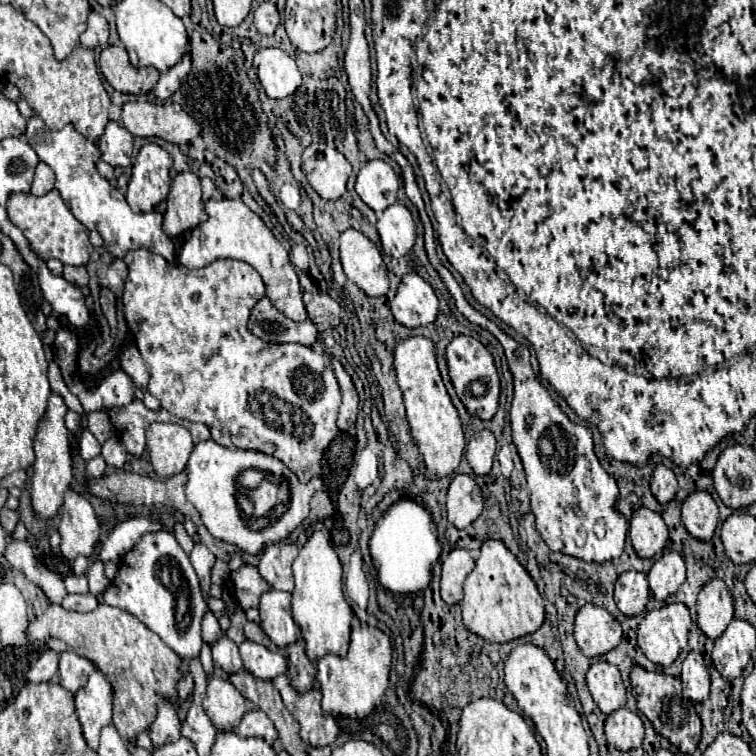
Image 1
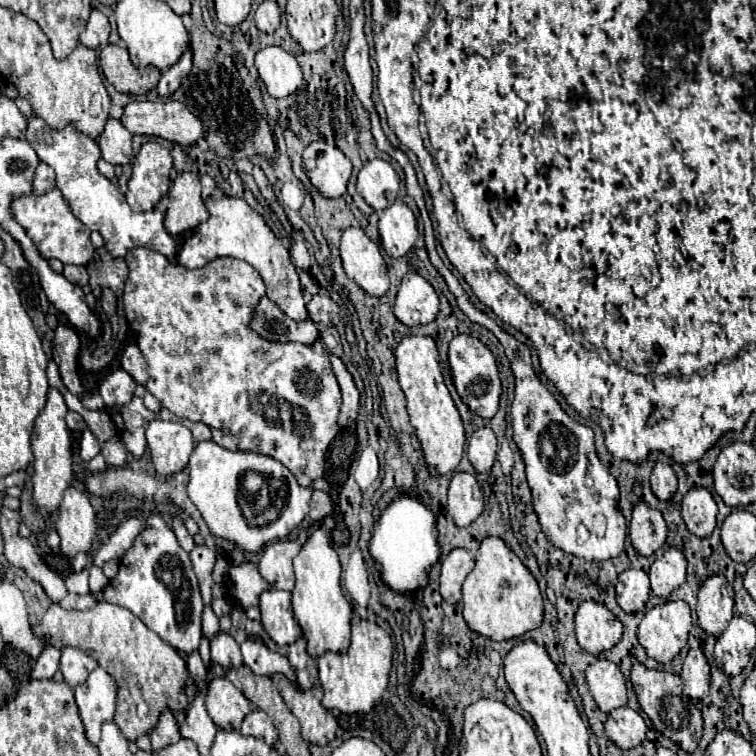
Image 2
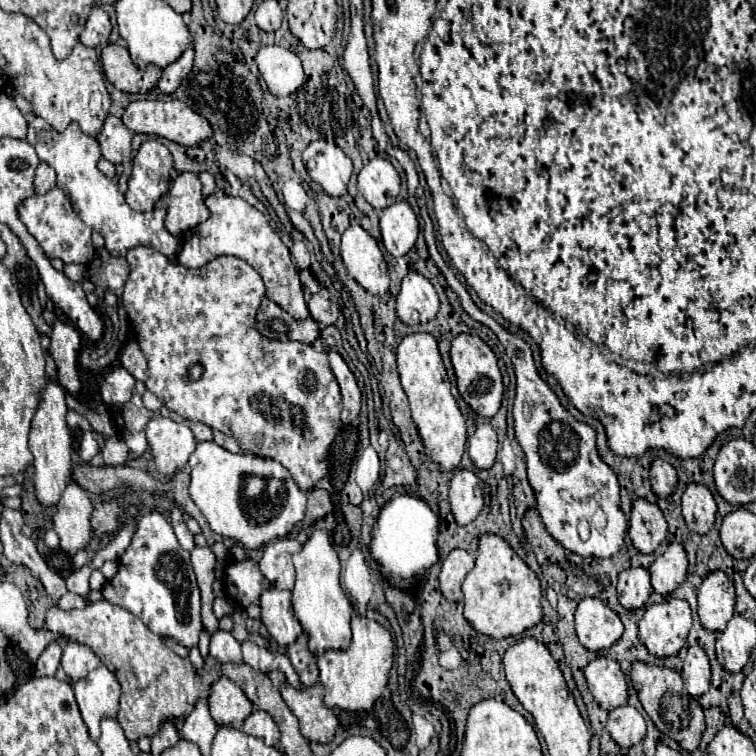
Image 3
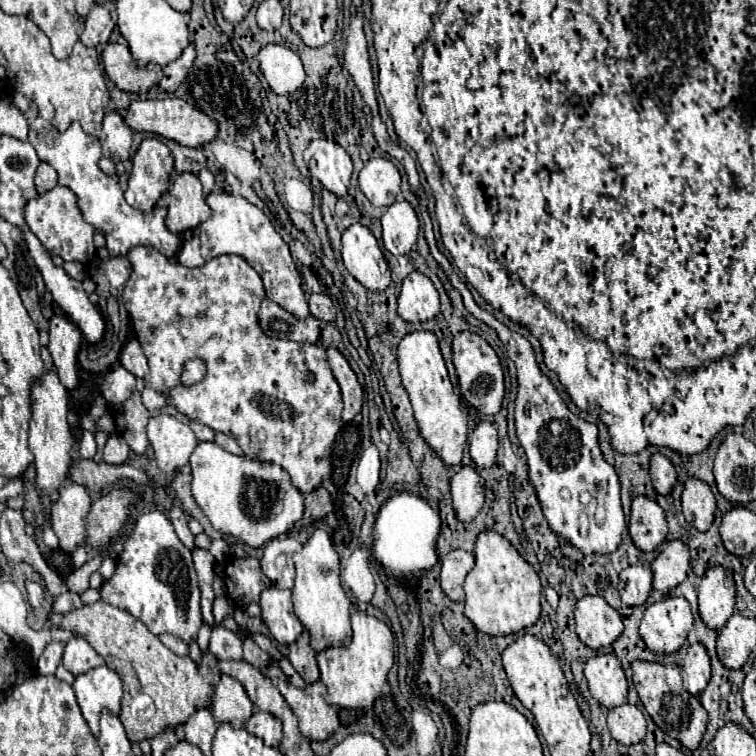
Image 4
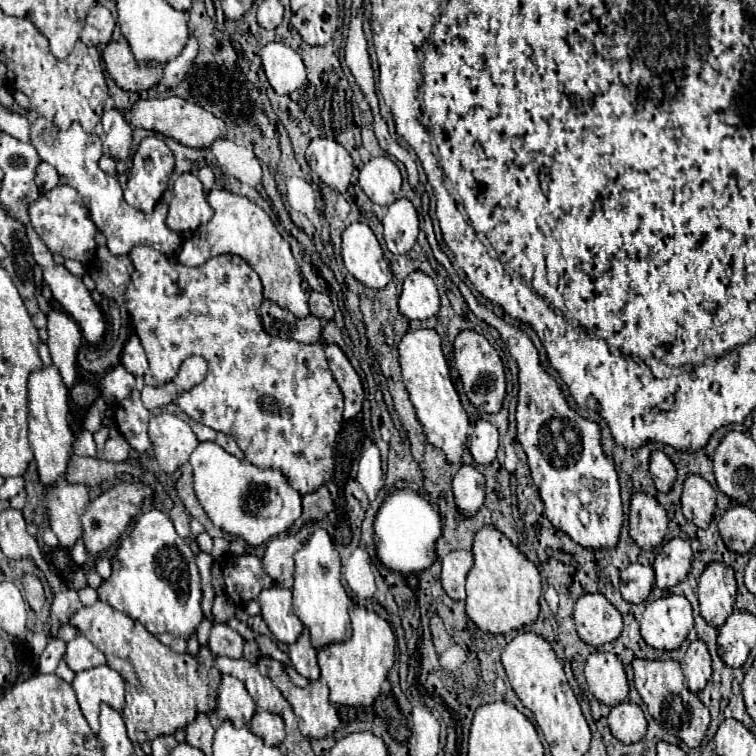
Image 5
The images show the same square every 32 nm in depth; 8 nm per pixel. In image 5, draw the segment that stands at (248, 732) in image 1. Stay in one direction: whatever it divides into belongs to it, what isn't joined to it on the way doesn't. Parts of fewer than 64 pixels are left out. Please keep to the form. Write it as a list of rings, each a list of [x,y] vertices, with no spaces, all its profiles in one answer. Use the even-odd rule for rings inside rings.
[[[258,710],[250,722],[250,730],[258,734],[268,746],[280,746],[286,740],[284,720],[274,712]]]

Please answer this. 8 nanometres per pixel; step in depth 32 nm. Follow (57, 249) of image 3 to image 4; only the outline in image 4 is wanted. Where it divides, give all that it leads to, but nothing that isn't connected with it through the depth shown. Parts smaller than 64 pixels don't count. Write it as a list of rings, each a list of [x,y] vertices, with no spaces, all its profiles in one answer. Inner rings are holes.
[[[56,186],[50,192],[38,196],[36,200],[30,200],[26,208],[26,222],[52,256],[58,254],[64,260],[74,260],[80,264],[88,264],[88,260],[92,260],[96,252],[94,240],[92,240],[94,226],[84,220],[82,210],[78,208],[78,198],[70,188]]]

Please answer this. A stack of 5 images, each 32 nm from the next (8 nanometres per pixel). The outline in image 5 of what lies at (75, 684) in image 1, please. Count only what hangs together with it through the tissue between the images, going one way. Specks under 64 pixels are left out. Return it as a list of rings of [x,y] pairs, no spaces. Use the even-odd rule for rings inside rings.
[[[78,634],[74,640],[68,642],[66,648],[66,662],[74,672],[82,672],[100,664],[106,664],[106,656],[98,650],[84,634]]]

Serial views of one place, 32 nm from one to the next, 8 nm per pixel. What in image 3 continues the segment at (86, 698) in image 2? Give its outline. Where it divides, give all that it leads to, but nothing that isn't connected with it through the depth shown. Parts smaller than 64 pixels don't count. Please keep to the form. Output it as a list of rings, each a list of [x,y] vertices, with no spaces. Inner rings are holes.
[[[98,666],[88,672],[86,678],[80,678],[74,686],[76,702],[80,706],[82,718],[90,730],[92,740],[100,738],[100,718],[116,716],[120,704],[120,682],[106,668]]]

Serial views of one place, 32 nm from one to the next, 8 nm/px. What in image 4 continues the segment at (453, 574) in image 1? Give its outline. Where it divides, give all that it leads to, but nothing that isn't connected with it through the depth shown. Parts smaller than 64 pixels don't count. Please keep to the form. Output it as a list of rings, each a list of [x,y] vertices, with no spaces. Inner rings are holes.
[[[452,550],[442,558],[442,590],[450,600],[464,600],[464,578],[474,566],[474,554],[466,550]]]

